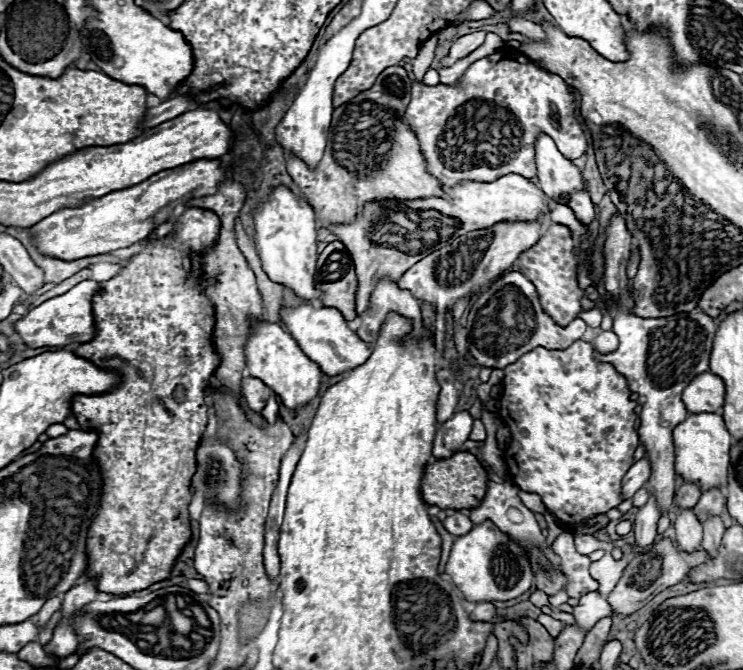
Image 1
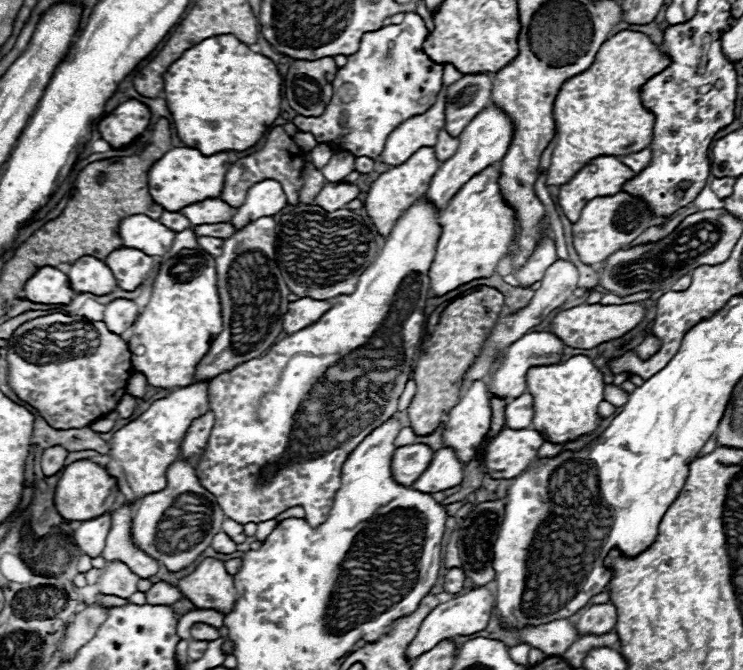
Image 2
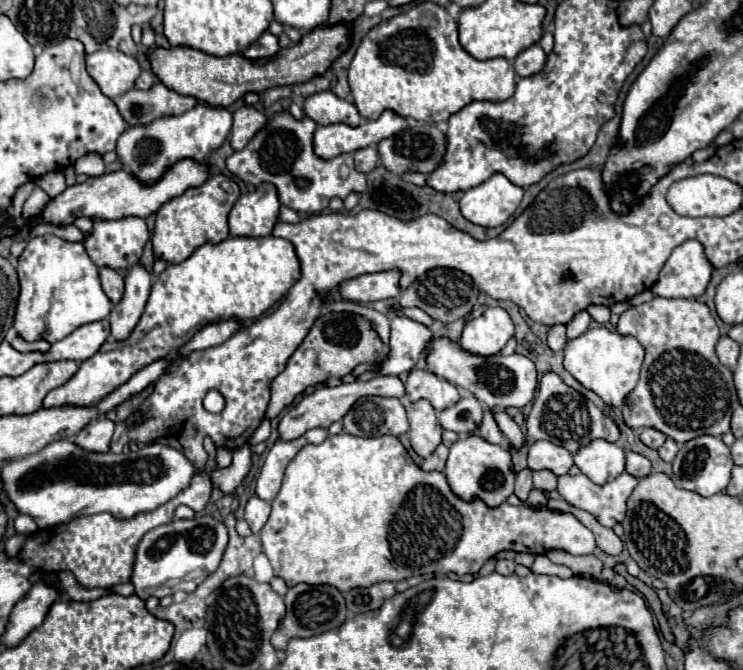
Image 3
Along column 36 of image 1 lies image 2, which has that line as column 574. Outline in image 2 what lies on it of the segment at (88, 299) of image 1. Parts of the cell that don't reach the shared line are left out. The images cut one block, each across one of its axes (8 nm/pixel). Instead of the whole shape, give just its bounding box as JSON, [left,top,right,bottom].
[550,302,644,350]

